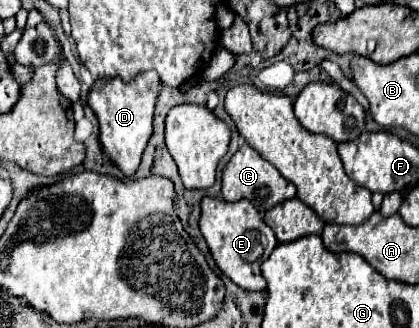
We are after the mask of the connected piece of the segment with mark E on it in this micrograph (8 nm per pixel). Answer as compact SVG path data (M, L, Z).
M204 197L202 199L202 217L200 231L208 243L208 249L218 265L218 269L230 277L238 287L246 291L264 291L266 279L260 273L260 265L268 259L272 249L278 245L274 231L264 223L262 215L254 209L250 201L228 203L224 199Z

